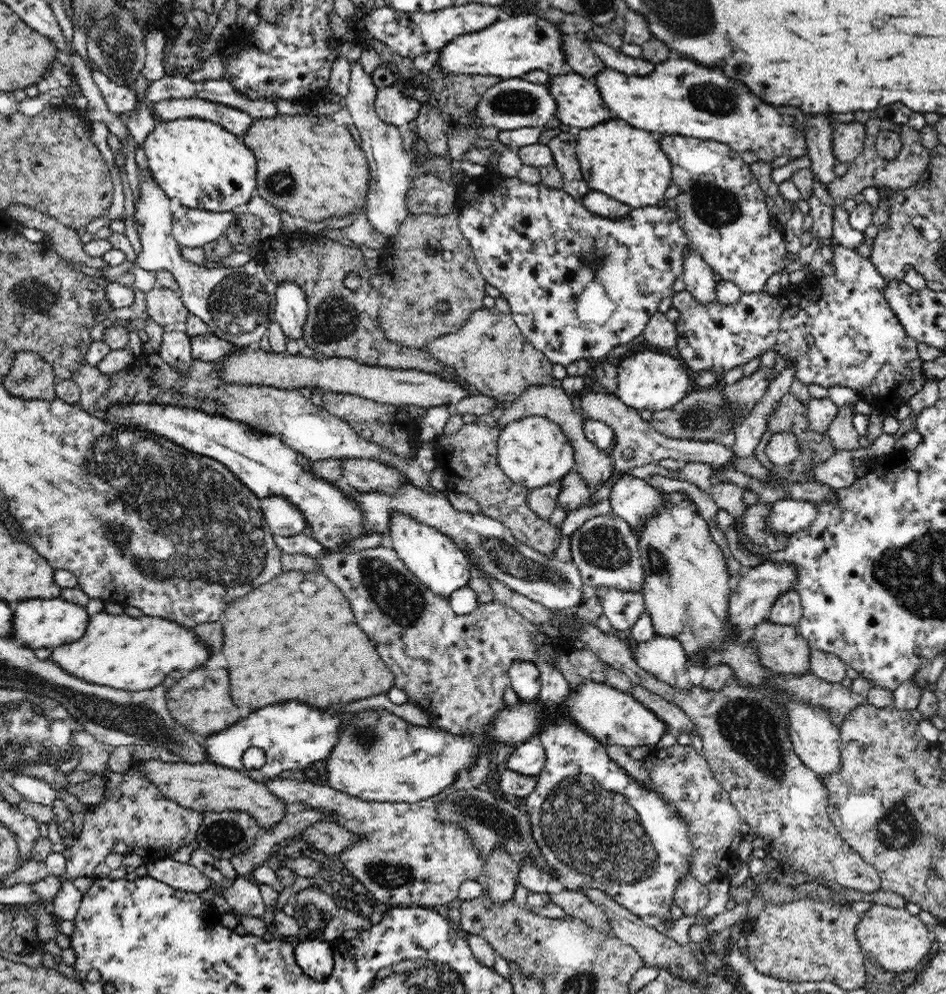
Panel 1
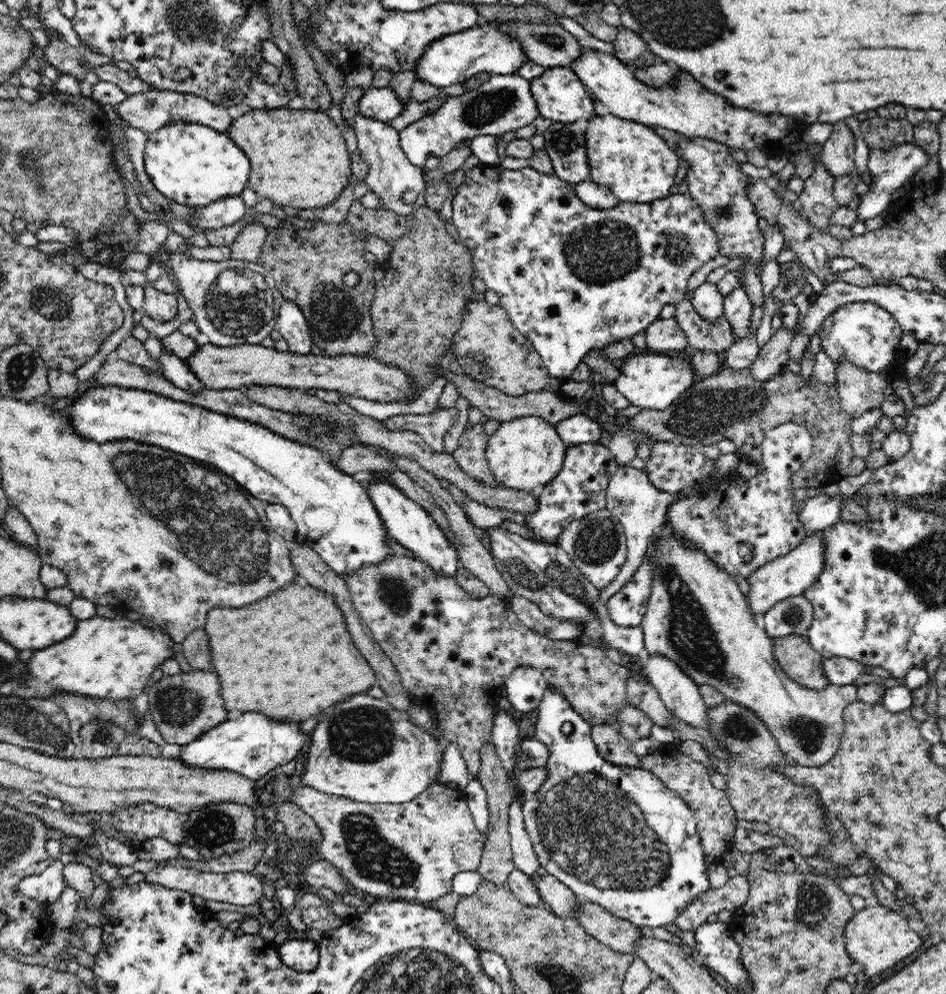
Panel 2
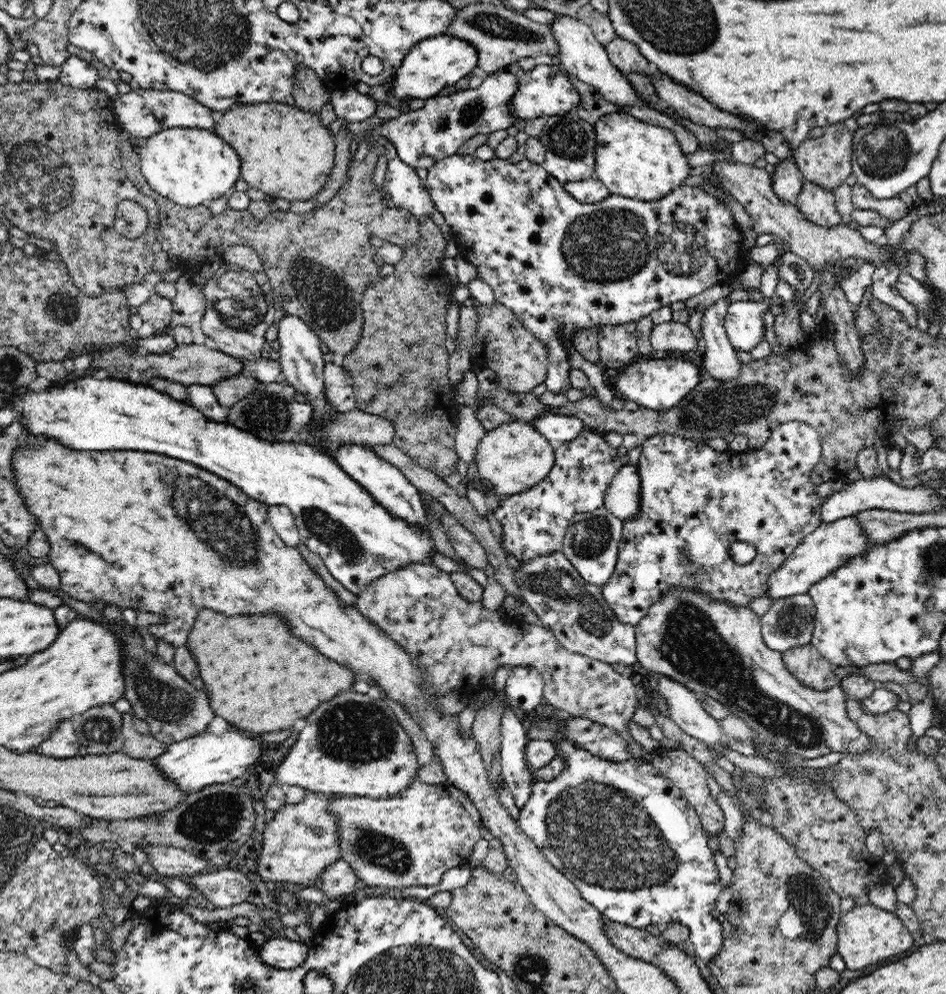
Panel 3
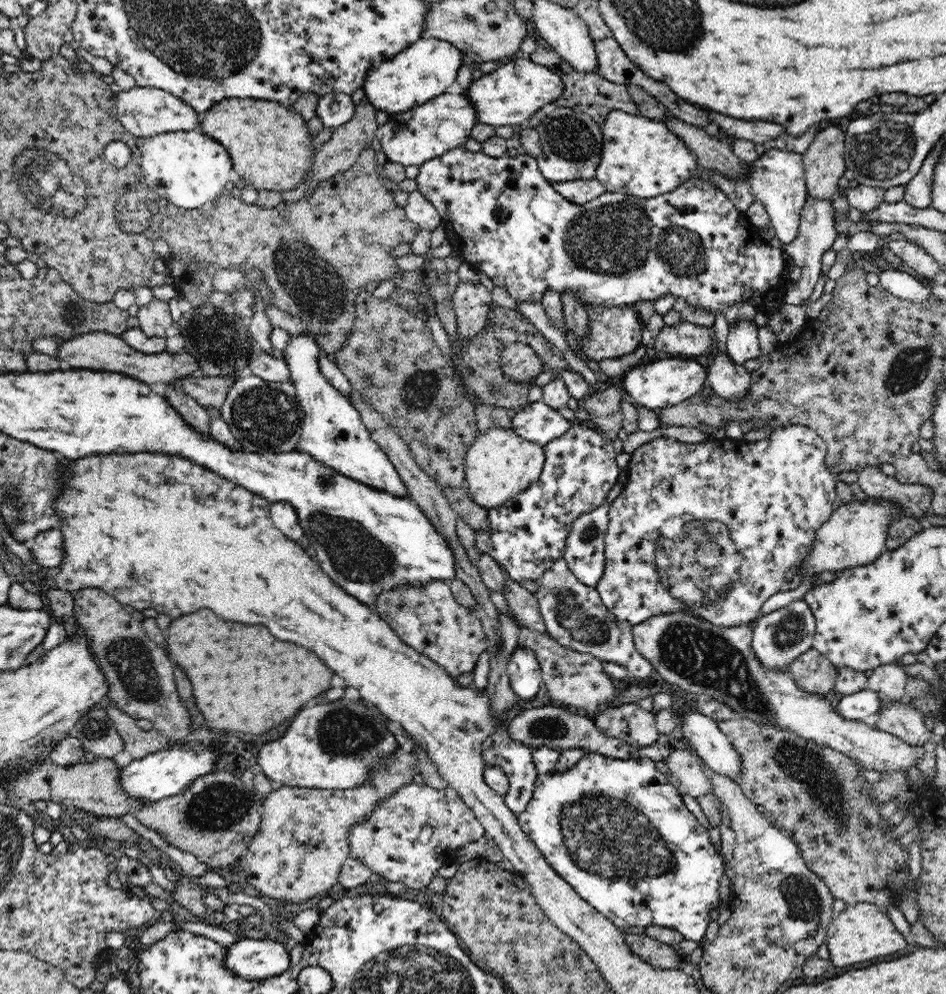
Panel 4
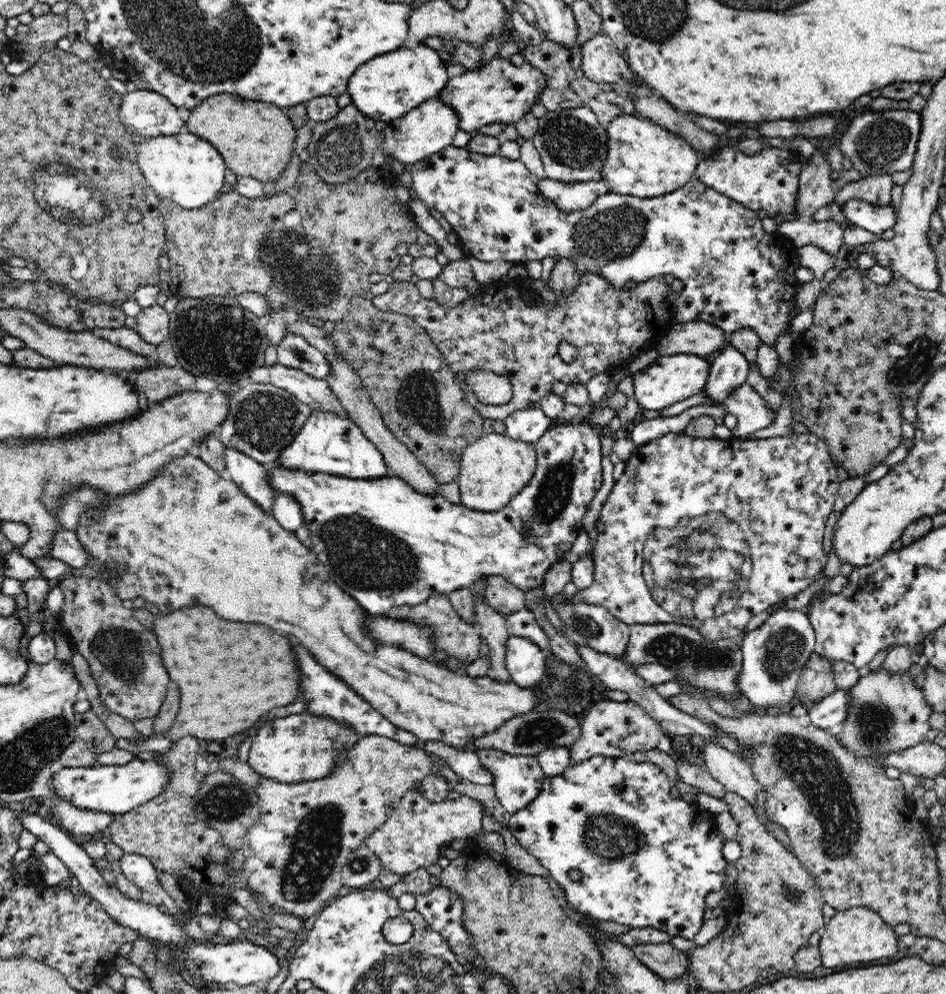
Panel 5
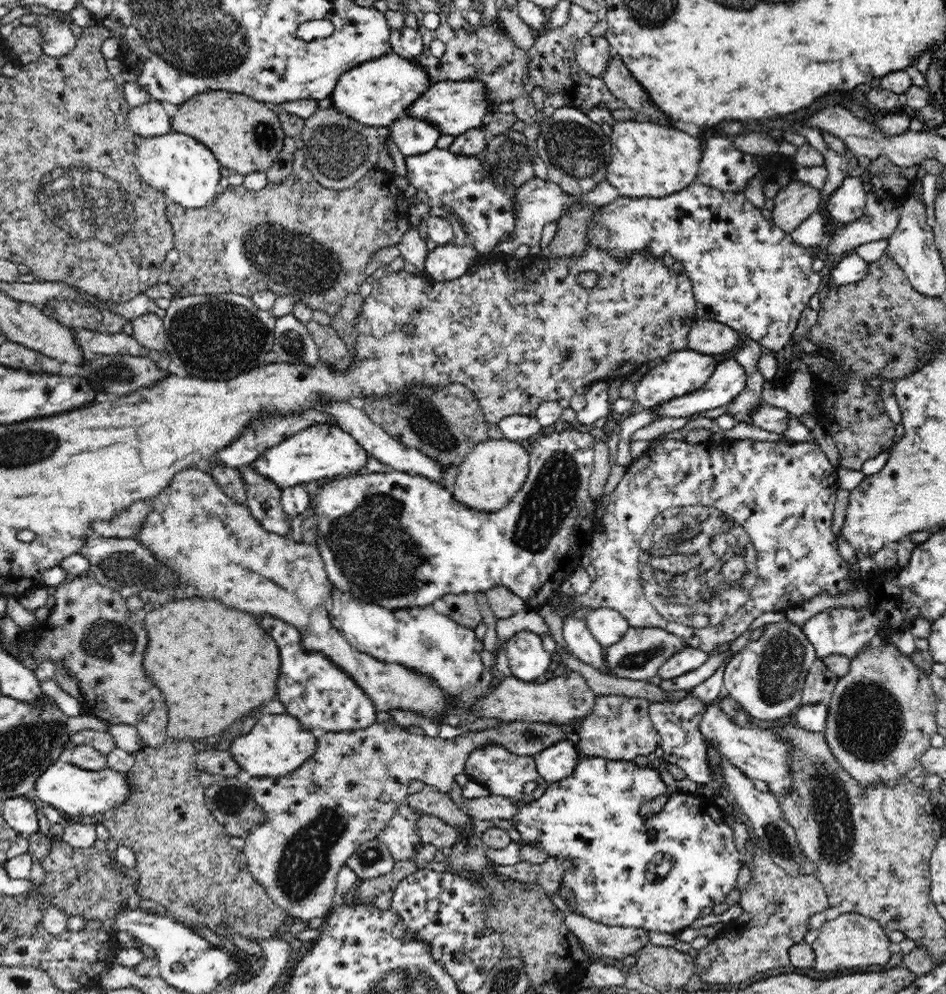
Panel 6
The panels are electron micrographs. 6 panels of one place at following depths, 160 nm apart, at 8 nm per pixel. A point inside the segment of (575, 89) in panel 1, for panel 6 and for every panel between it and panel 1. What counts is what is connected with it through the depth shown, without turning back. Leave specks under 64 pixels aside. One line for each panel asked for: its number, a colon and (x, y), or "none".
2: (560, 96)
3: (544, 90)
4: (508, 96)
5: (501, 92)
6: (454, 107)

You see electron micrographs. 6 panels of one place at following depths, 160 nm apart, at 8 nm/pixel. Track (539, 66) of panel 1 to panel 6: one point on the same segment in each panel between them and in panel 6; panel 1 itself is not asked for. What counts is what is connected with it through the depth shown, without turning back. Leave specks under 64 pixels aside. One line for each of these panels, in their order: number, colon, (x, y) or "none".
2: (453, 59)
3: (432, 64)
4: (424, 70)
5: (388, 86)
6: (376, 93)

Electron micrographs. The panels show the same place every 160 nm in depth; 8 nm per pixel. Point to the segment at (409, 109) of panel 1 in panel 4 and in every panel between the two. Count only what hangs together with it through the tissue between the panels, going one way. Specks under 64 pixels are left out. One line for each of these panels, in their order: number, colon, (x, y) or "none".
2: (382, 104)
3: (348, 104)
4: (333, 109)

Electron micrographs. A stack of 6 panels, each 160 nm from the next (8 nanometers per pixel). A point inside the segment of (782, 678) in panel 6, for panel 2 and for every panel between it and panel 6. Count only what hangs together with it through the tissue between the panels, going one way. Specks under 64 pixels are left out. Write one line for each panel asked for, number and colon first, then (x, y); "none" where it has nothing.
2: (792, 616)
3: (790, 622)
4: (781, 636)
5: (775, 654)

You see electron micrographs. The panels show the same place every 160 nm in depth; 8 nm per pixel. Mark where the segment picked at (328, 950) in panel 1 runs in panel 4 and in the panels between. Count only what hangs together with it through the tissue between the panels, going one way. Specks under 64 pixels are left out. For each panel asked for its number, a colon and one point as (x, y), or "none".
2: (300, 953)
3: (280, 953)
4: (253, 959)

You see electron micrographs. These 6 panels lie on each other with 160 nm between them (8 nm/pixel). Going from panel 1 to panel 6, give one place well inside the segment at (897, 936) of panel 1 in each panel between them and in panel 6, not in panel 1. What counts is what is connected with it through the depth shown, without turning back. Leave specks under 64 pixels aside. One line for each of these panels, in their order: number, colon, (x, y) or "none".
2: (878, 938)
3: (867, 935)
4: (861, 932)
5: (859, 935)
6: (852, 940)

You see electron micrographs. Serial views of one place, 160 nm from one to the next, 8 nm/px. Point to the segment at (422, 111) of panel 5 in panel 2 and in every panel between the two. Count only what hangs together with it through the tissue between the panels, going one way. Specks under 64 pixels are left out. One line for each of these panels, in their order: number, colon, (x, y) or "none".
2: (504, 102)
3: (428, 132)
4: (410, 138)

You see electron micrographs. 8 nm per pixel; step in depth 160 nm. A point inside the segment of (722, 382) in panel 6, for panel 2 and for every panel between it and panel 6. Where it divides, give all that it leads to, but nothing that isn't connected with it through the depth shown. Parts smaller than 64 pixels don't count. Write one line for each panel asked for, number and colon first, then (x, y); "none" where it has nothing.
2: (737, 308)
3: (744, 325)
4: (742, 344)
5: (729, 369)

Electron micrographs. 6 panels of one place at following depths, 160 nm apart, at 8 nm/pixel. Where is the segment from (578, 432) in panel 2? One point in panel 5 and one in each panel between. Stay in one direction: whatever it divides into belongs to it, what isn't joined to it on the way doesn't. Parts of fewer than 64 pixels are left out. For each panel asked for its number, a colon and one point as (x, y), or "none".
3: (558, 429)
4: (537, 422)
5: (529, 424)

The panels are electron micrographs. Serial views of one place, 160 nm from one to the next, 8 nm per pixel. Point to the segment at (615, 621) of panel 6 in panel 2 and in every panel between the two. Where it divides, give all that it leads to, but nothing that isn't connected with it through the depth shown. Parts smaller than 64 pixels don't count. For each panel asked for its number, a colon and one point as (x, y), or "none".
2: (544, 573)
3: (574, 610)
4: (574, 615)
5: (592, 626)

